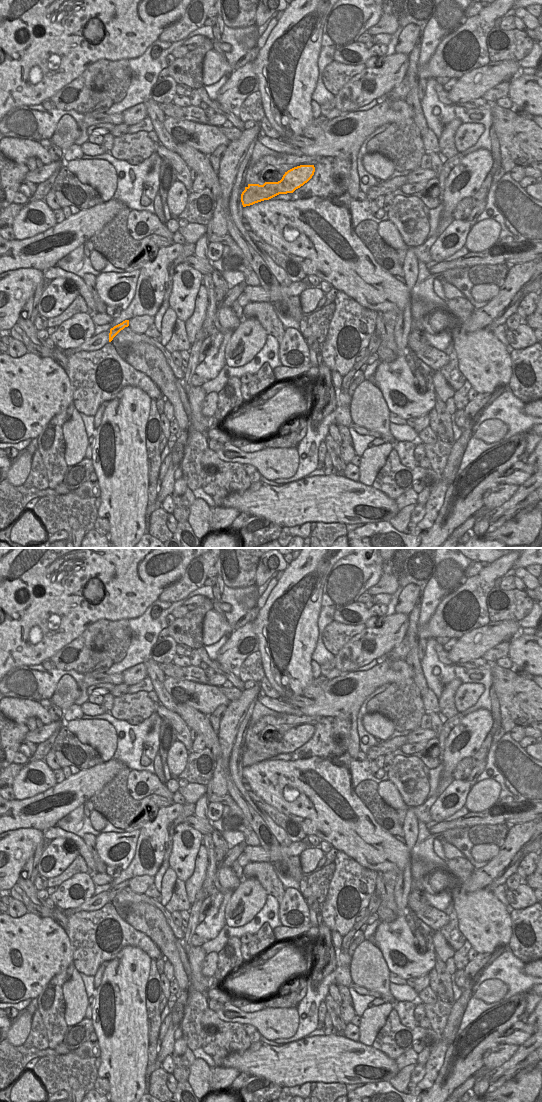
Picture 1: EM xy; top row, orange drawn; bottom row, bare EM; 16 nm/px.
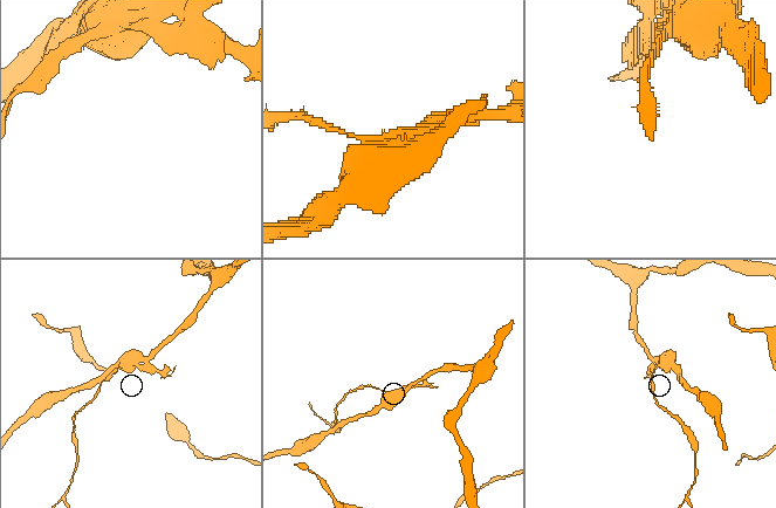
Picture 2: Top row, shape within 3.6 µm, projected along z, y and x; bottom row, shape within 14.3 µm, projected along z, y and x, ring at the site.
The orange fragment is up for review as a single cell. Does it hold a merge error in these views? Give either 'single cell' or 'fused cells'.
fused cells

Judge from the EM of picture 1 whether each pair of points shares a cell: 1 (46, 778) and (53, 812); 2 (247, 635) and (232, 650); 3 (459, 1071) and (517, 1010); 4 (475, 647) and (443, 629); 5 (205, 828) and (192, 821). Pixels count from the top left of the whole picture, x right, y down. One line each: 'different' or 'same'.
1: different
2: same
3: same
4: different
5: same

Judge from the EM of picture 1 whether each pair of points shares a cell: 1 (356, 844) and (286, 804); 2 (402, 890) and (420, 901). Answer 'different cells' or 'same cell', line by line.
1: same cell
2: different cells

